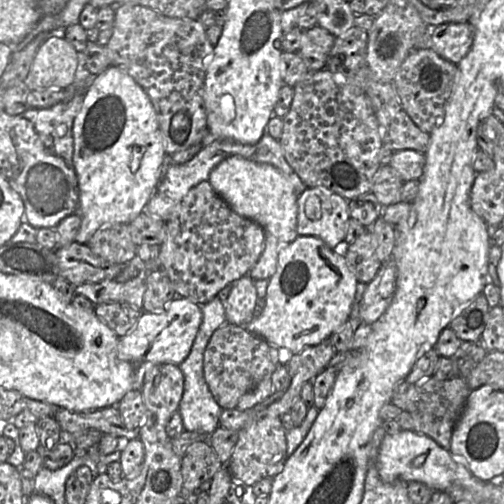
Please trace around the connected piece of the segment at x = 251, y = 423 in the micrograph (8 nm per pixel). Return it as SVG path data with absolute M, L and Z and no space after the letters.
M223 409L219 417L220 427L238 433L238 440L228 461L233 480L252 487L264 478L274 478L279 474L287 460L286 430L280 417L263 417L251 415L250 409Z

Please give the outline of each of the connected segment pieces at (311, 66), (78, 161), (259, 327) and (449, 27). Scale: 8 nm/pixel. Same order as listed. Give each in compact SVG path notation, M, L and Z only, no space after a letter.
M319 25L304 31L298 53L309 71L326 69L327 59L334 42L335 37Z
M109 66L104 72L93 76L84 91L82 107L73 123L73 164L79 187L78 213L81 226L75 240L87 244L93 234L104 226L128 225L145 212L161 175L161 166L166 155L163 132L149 96L124 70Z
M301 236L283 245L278 266L269 279L265 307L258 317L244 326L276 348L287 348L293 355L320 344L348 321L358 280L345 258L345 241L335 249L315 236Z
M469 22L441 24L431 28L431 39L432 49L457 65L472 46L474 28Z

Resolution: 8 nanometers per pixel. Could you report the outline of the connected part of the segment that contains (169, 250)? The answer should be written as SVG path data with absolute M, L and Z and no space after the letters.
M205 180L190 189L177 206L174 216L166 222L166 237L158 249L159 270L167 274L177 297L205 304L225 286L249 273L263 252L265 240L263 227L234 212L215 192L209 180Z

